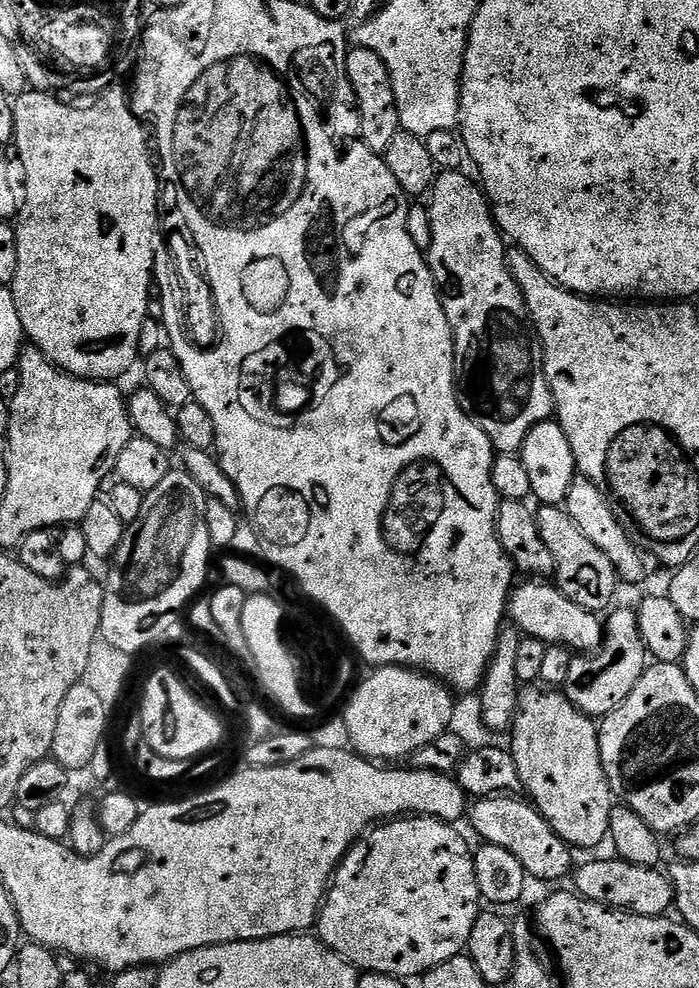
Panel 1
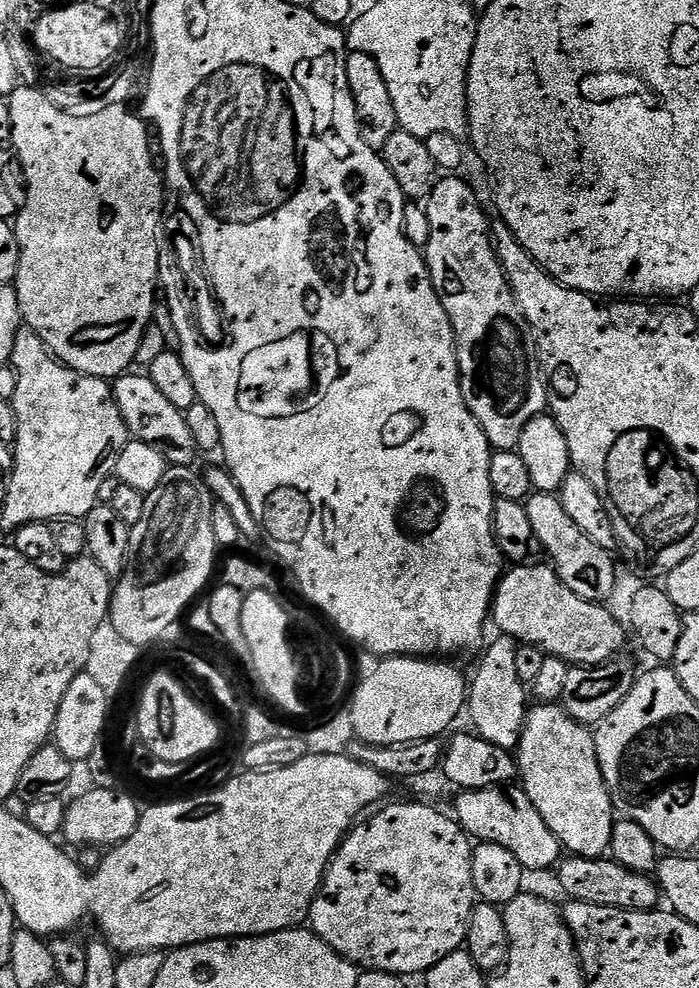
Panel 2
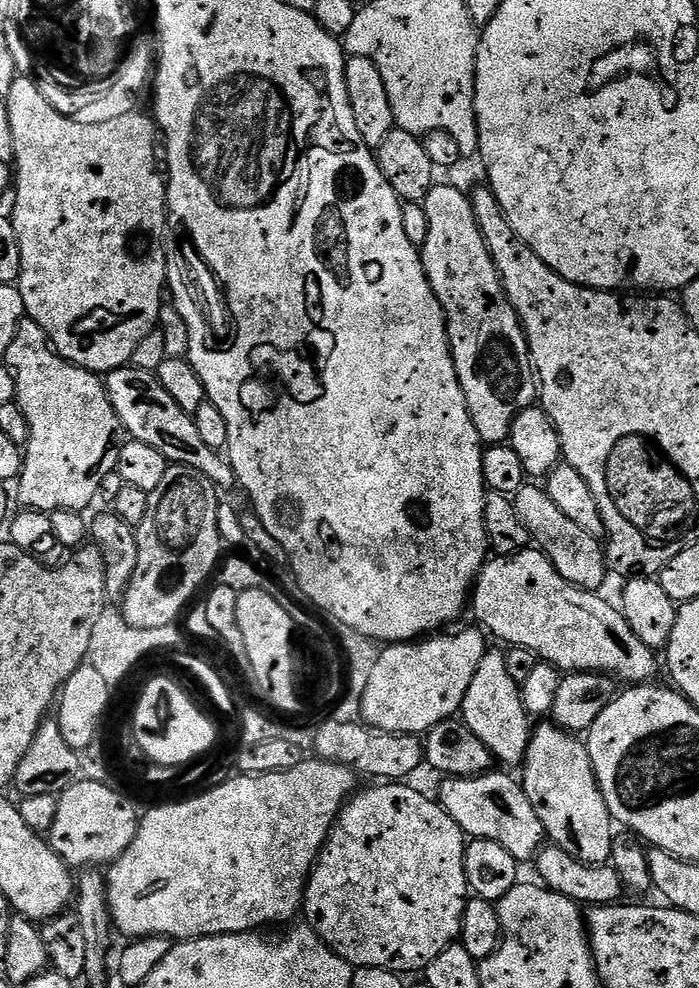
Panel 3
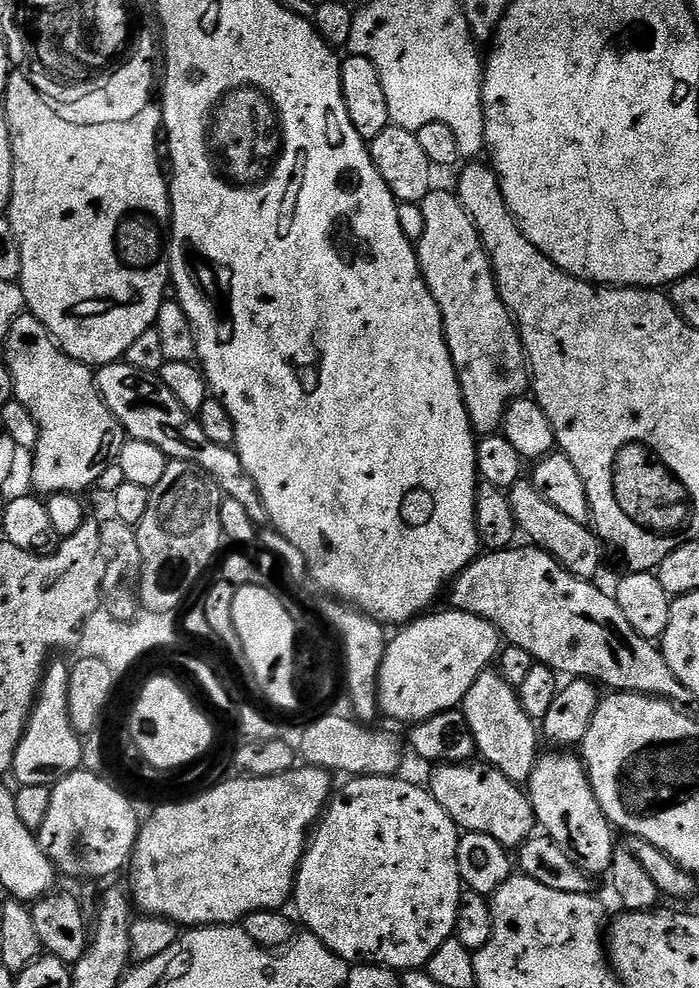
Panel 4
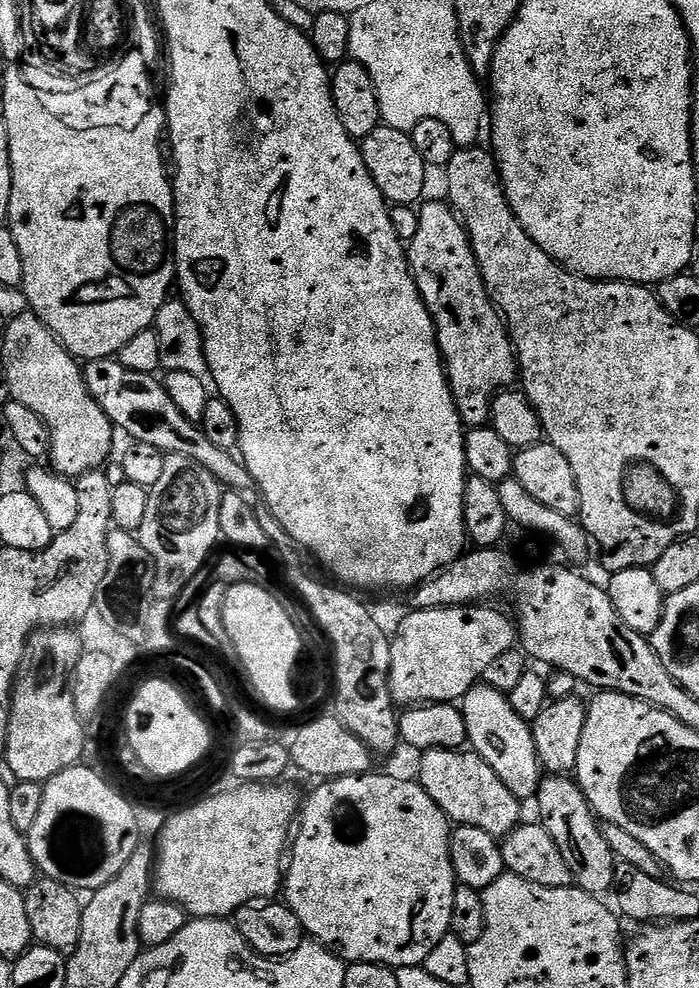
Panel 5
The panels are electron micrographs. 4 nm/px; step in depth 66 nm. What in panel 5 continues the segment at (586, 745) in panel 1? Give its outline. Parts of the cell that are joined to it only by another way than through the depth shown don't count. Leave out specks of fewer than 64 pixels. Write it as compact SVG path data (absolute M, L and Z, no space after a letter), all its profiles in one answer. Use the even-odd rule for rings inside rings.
M552 774L541 779L538 793L540 800L540 816L545 830L558 842L558 850L562 850L562 858L566 858L566 866L570 866L575 887L581 888L583 892L588 892L591 896L603 897L604 892L612 892L616 883L616 855L610 850L610 846L604 837L603 827L598 823L598 817L588 805L588 800L584 797L584 791L575 779L564 774Z

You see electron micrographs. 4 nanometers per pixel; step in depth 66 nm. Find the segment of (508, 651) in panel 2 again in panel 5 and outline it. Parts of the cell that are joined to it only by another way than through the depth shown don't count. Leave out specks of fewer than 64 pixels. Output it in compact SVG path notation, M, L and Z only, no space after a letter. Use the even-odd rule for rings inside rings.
M482 682L467 692L460 709L466 718L471 749L486 761L521 802L530 797L533 799L539 793L542 776L529 721L516 714L505 693Z

